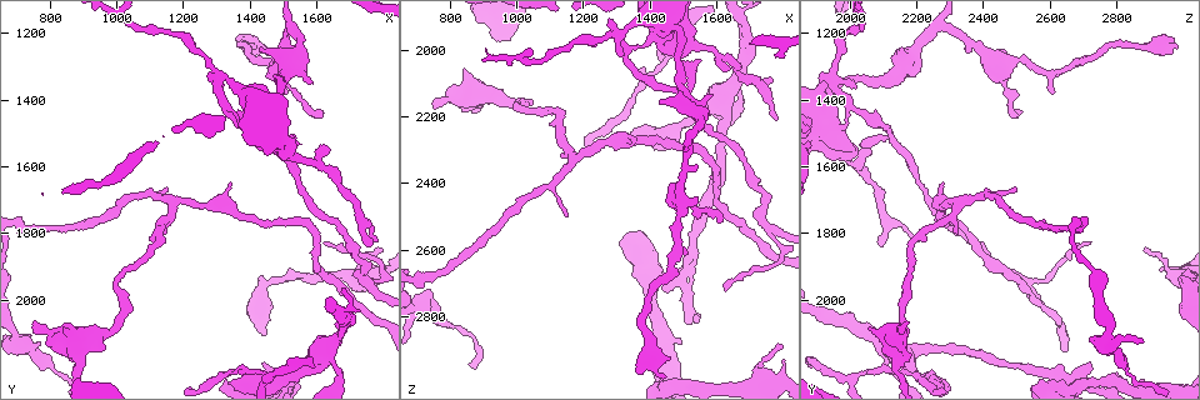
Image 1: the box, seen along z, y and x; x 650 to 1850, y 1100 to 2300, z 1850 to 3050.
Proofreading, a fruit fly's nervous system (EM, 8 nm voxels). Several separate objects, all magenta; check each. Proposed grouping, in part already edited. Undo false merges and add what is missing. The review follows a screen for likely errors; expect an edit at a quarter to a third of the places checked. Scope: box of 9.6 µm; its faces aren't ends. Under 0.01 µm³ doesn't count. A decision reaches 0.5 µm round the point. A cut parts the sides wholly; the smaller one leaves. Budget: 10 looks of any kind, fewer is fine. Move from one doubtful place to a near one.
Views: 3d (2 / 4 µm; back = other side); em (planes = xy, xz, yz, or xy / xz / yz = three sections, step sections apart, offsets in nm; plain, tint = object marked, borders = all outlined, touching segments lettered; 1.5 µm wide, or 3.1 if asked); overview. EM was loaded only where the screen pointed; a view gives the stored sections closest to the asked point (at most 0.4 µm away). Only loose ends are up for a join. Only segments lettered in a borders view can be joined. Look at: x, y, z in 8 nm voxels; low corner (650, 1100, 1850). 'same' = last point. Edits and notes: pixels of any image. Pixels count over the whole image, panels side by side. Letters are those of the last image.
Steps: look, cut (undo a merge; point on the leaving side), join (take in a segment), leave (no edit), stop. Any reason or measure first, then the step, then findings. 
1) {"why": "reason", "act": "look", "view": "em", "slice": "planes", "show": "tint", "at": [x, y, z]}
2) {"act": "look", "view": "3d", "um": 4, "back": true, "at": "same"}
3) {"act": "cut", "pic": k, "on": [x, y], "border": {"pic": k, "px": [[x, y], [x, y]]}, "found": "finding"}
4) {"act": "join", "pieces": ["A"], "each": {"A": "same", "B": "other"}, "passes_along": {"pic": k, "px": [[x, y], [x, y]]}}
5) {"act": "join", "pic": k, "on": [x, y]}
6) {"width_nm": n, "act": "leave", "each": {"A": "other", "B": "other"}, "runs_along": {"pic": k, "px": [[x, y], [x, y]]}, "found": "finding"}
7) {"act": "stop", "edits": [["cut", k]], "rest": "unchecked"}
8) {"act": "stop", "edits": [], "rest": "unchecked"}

{"why": "branch stops here", "act": "look", "view": "em", "slice": "planes", "show": "tint", "at": [1590, 1350, 2130]}

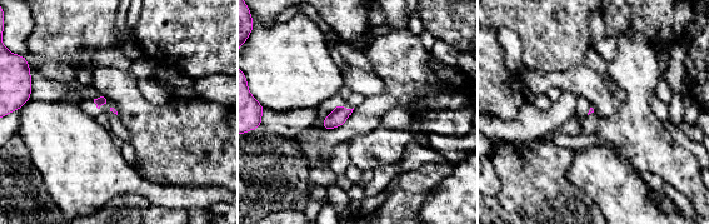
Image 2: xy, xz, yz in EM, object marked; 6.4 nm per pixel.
{"why": "see the neighbours", "act": "look", "view": "em", "slice": "planes", "show": "borders", "at": "same"}

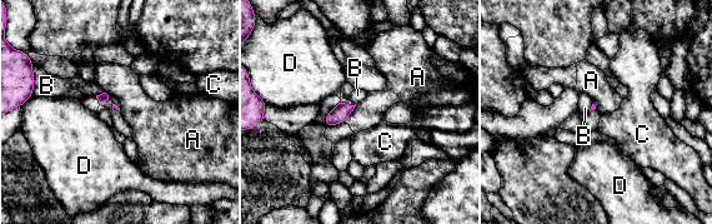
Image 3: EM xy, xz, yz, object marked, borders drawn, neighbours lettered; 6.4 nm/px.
{"longest_contact_nm": ["A", 150], "act": "leave", "each": {"A": "other", "B": "other", "C": "other", "D": "other"}, "found": "no lettered segment goes on from it"}

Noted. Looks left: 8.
{"why": "abrupt turn", "act": "look", "view": "em", "slice": "xz", "step": 8, "show": "tint", "at": [1000, 1950, 2170]}

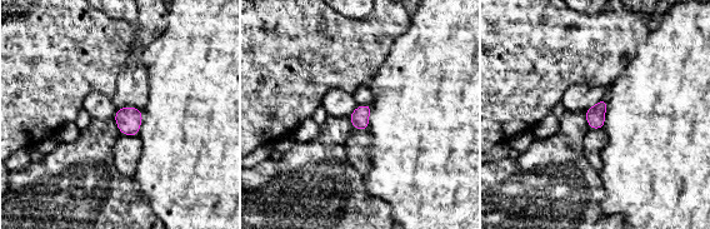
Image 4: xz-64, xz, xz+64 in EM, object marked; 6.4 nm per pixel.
{"act": "look", "view": "em", "slice": "planes", "show": "tint", "at": "same"}

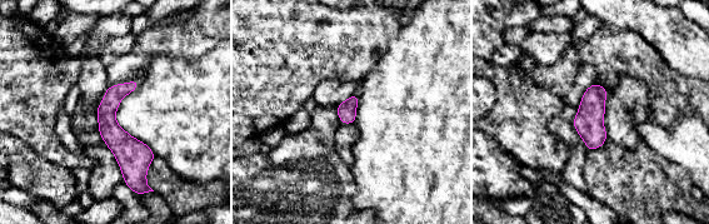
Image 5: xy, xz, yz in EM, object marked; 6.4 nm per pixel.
{"why": "what lies round it", "act": "look", "view": "em", "slice": "planes", "show": "borders", "at": "same"}

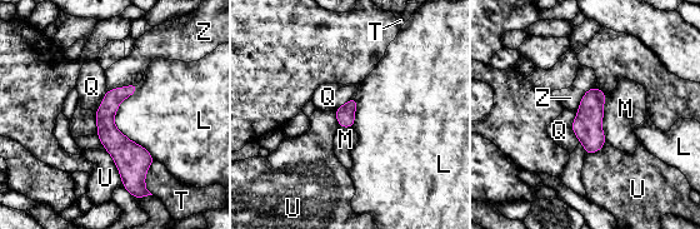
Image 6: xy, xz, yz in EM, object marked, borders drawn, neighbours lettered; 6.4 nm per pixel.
{"act": "leave", "each": {"L": "other", "M": "other", "Q": "other", "T": "other", "U": "other", "Z": "other"}, "border": {"pic": 6, "px": [[138, 84], [114, 124], [154, 159]]}, "found": "continuous, no second neuron"}

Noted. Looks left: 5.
{"why": "a fork", "act": "look", "view": "3d", "um": 4, "at": [1610, 1600, 2030]}

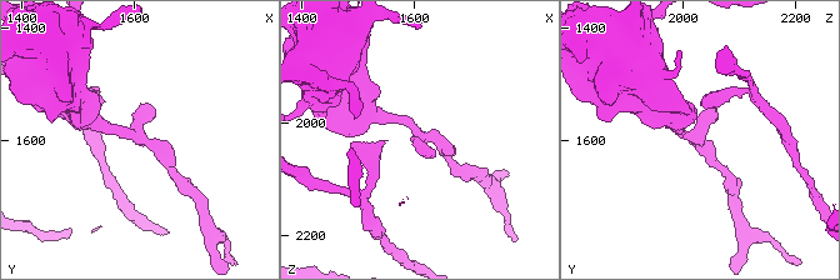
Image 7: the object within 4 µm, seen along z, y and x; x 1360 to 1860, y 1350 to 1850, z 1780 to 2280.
{"why": "shape alone is not enough", "act": "look", "view": "em", "slice": "xz", "step": 8, "show": "tint", "at": [1605, 1595, 2030]}

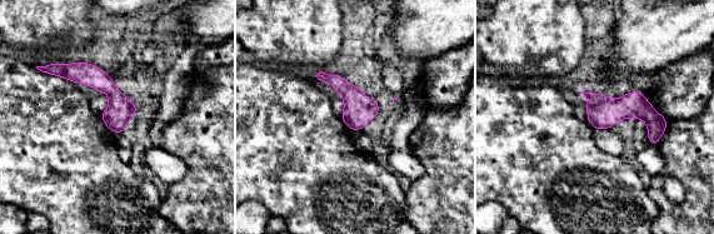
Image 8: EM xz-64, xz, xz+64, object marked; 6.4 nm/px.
{"act": "look", "view": "em", "slice": "xz", "step": 8, "show": "borders", "at": "same"}

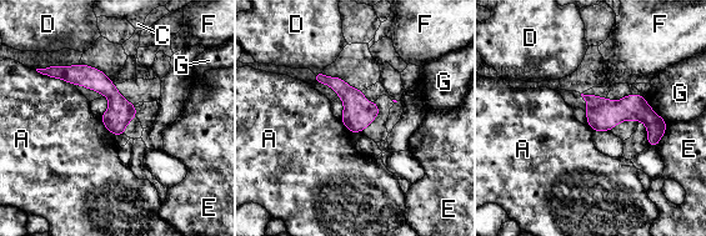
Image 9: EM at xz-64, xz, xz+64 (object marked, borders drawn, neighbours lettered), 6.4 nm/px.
{"longest_contact_nm": ["A", 240], "act": "leave", "each": {"A": "other", "C": "other", "D": "other", "E": "other", "F": "other", "G": "other"}, "found": "continuous, no second neuron"}

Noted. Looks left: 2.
{"act": "stop", "edits": [], "rest": "unchecked"}

